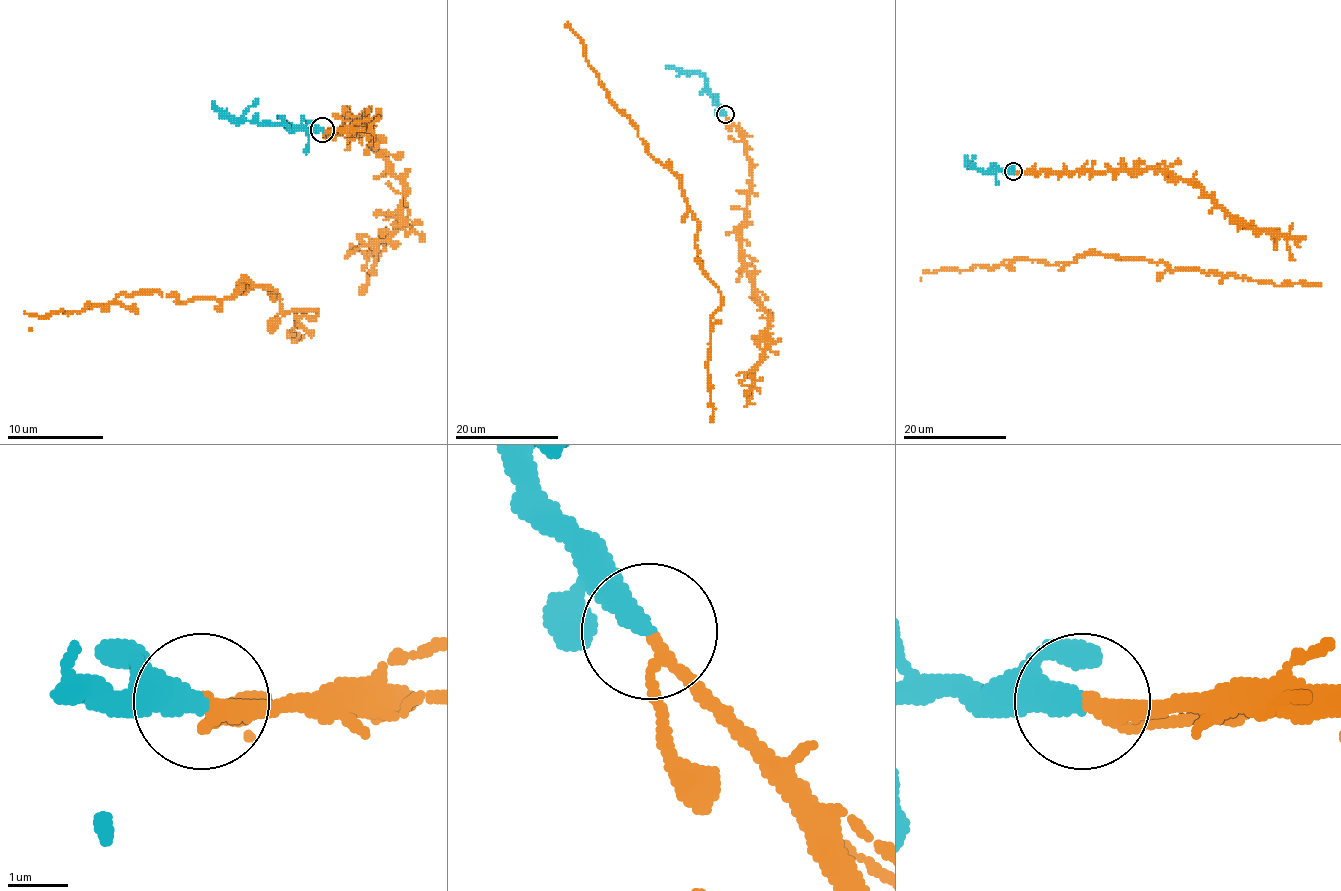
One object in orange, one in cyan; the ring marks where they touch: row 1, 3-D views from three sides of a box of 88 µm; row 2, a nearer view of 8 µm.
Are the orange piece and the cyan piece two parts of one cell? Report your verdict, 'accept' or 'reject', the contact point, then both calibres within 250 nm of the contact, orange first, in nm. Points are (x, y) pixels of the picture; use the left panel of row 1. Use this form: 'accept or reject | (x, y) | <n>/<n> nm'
accept | (322, 130) | 190/400 nm

